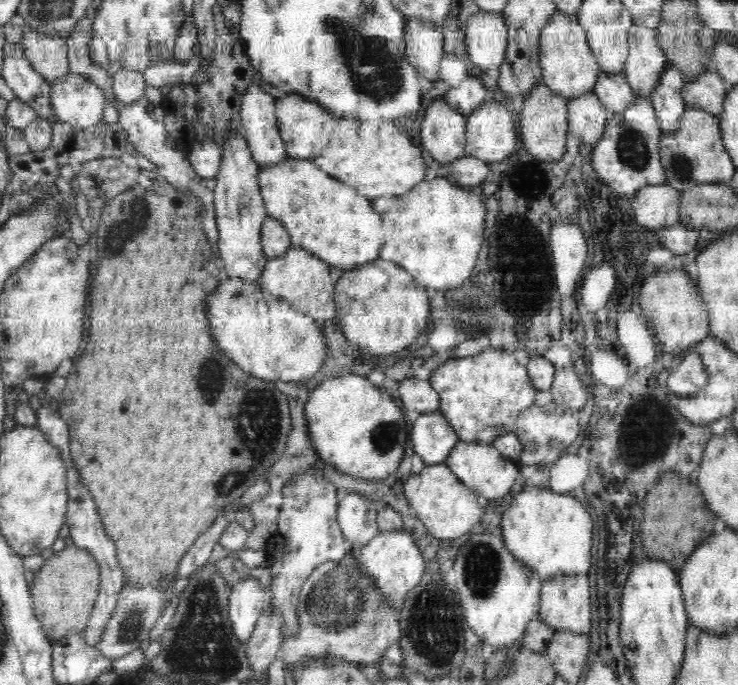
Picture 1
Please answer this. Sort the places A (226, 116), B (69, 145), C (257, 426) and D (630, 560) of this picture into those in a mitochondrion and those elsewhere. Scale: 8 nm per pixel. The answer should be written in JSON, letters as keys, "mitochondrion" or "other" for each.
{"A":"other","B":"other","C":"mitochondrion","D":"other"}

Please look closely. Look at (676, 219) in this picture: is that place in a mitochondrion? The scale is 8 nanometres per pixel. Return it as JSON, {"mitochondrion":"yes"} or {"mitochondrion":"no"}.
{"mitochondrion":"no"}

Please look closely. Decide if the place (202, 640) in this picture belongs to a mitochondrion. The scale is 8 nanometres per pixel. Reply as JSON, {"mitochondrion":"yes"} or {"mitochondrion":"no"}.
{"mitochondrion":"yes"}

